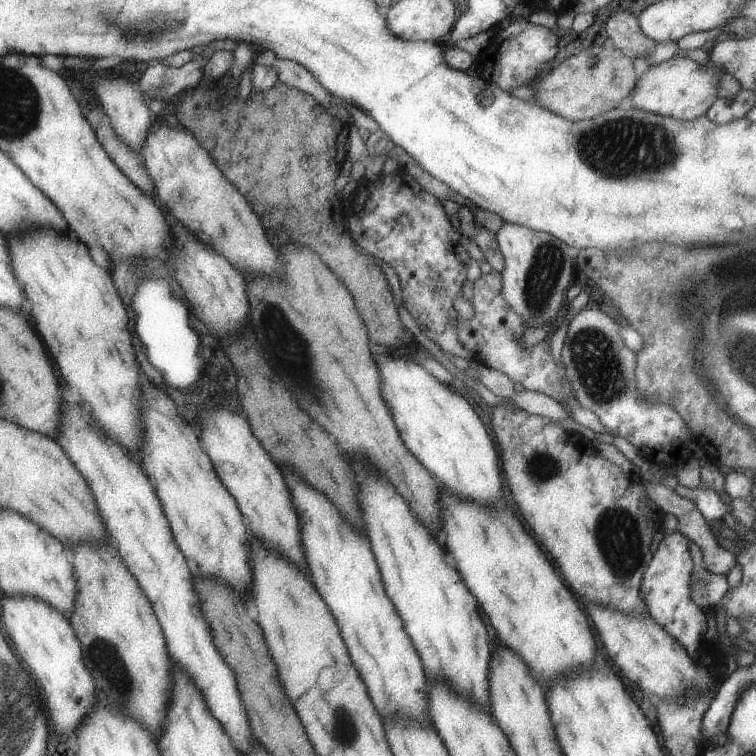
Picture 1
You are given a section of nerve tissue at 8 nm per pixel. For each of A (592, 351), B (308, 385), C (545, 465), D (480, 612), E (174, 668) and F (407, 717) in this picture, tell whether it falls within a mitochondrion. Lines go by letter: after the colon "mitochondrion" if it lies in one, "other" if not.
A: mitochondrion
B: mitochondrion
C: mitochondrion
D: other
E: other
F: other

